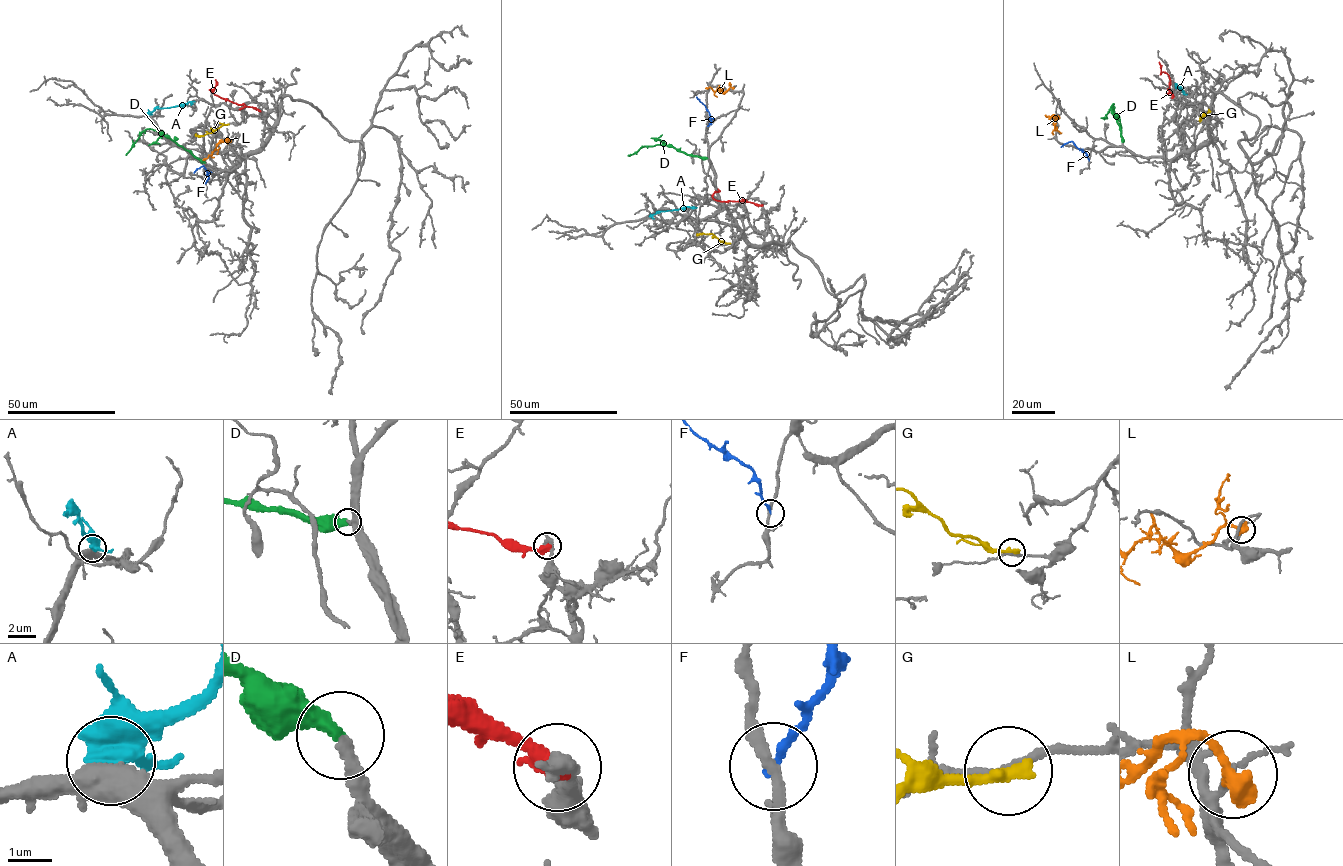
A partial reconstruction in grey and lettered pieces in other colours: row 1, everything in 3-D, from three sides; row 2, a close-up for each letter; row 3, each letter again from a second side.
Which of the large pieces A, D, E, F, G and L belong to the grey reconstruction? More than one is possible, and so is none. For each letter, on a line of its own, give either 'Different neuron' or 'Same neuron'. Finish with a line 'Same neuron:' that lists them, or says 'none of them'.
A: Different neuron
D: Same neuron
E: Different neuron
F: Different neuron
G: Different neuron
L: Different neuron
Same neuron: D

